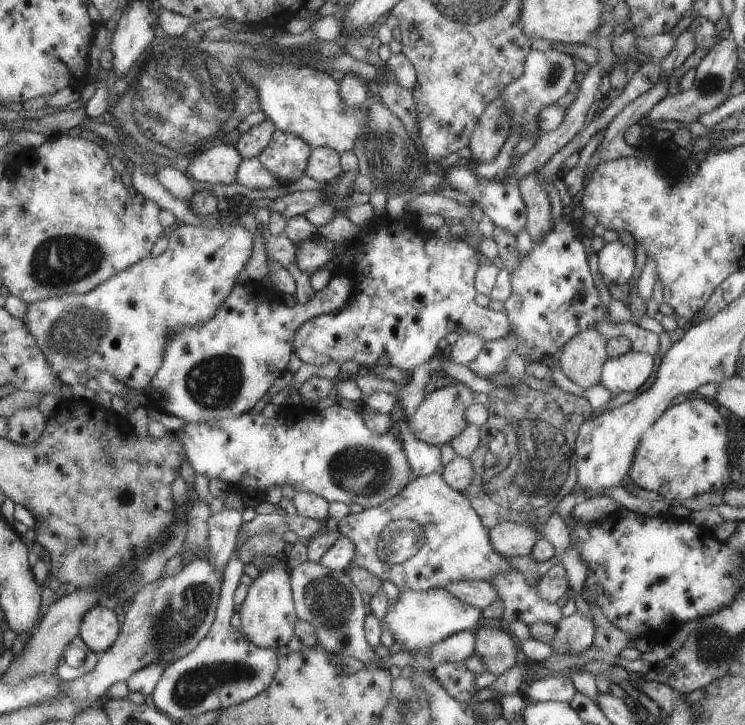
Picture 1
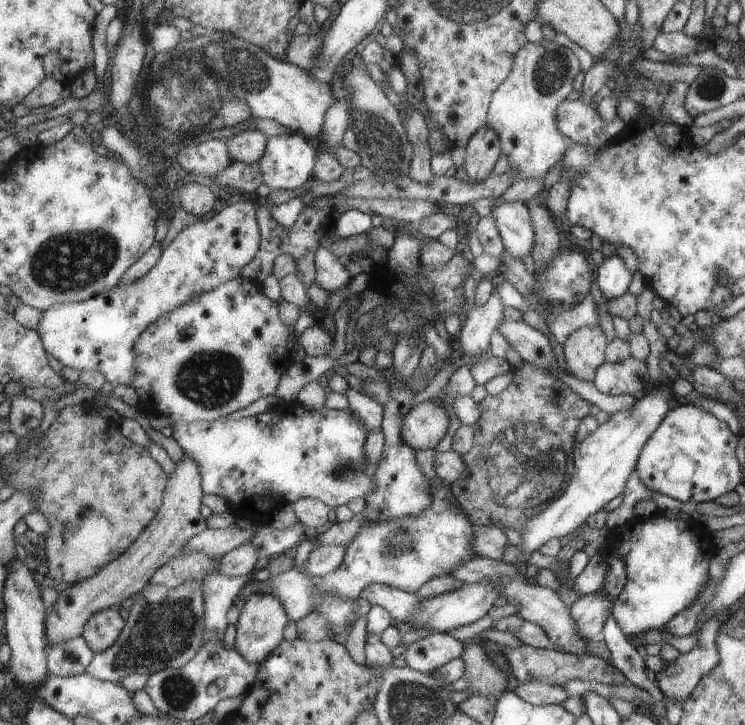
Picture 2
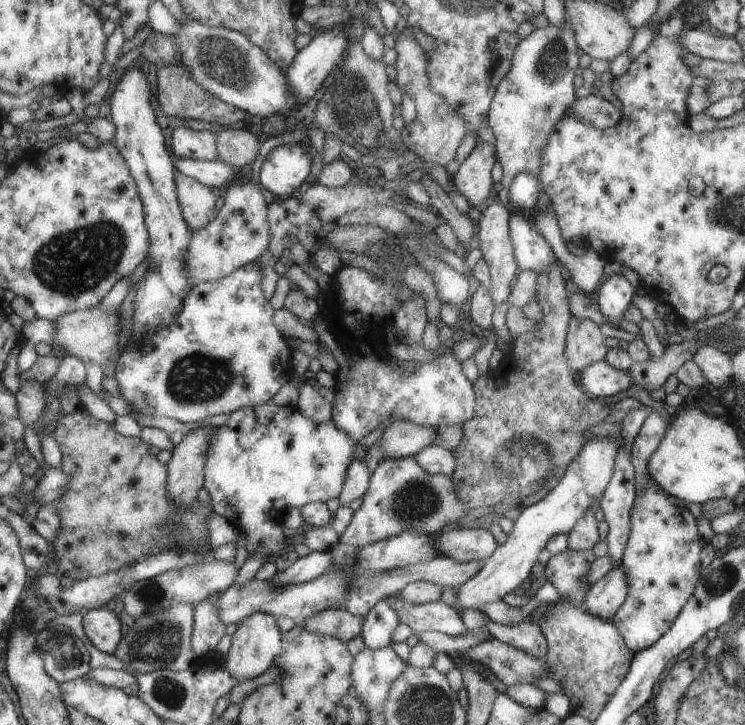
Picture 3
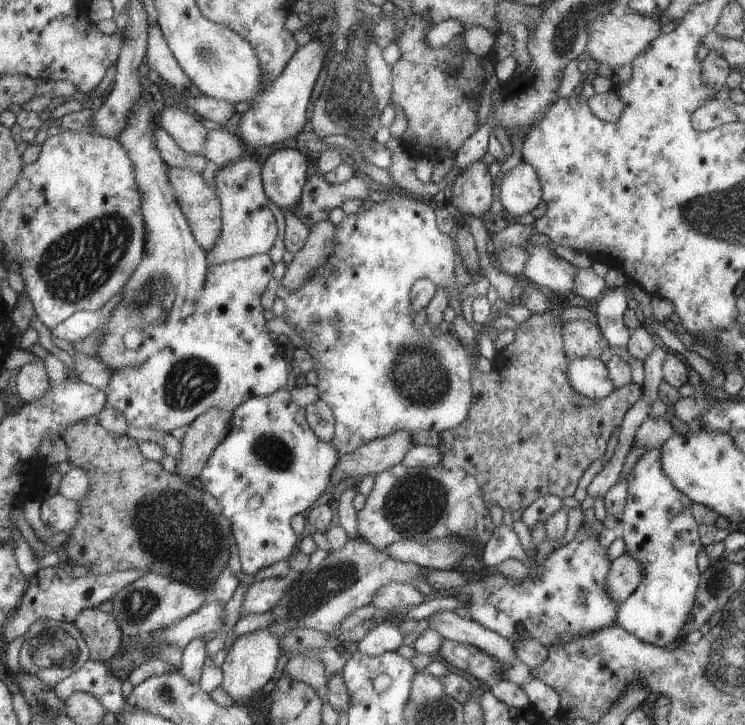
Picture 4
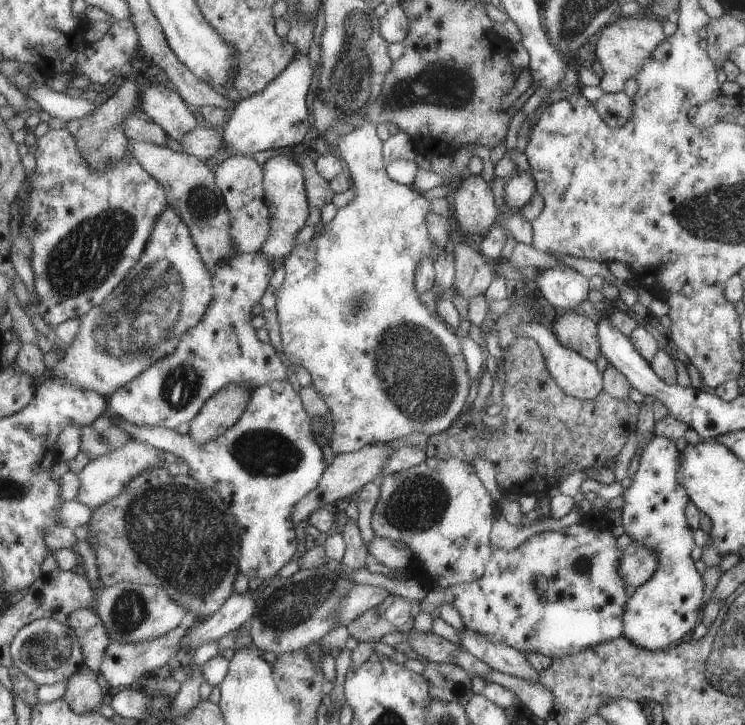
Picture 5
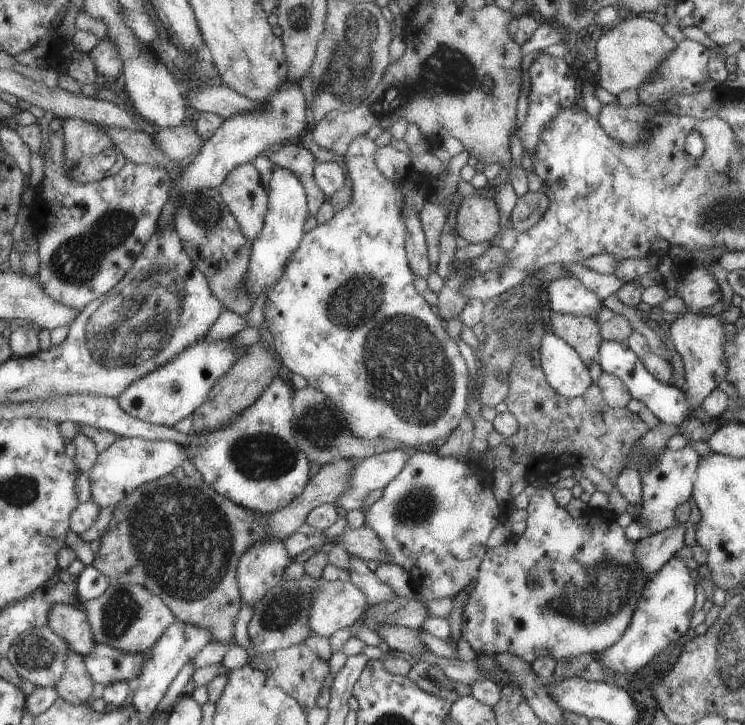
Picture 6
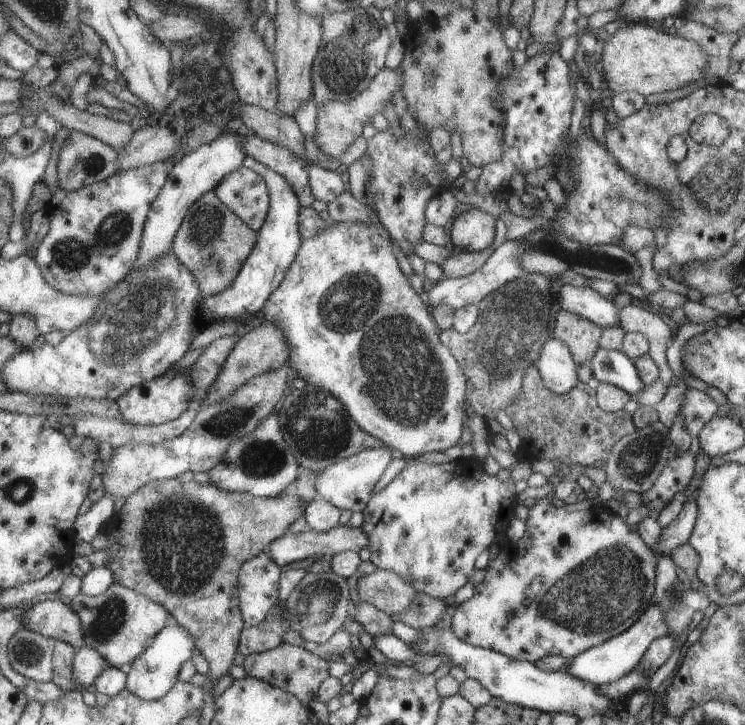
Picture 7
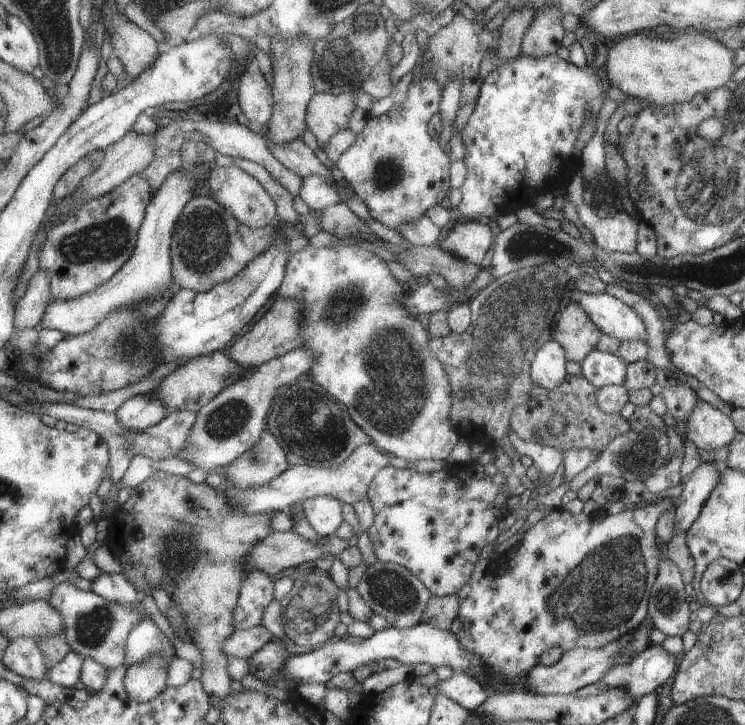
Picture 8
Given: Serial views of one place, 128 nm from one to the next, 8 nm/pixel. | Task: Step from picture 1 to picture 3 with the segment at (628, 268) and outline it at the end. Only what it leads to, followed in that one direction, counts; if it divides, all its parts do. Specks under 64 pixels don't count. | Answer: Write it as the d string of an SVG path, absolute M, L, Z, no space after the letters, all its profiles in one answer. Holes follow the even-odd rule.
M613 275L601 281L594 296L600 307L600 314L610 324L620 324L634 295L635 289L624 275Z

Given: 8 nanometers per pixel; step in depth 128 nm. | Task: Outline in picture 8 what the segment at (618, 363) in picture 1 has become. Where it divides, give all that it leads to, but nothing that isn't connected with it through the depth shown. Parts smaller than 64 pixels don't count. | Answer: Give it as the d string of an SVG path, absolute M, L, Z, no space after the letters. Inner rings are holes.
M546 342L538 351L532 364L532 376L534 385L554 389L558 387L568 376L566 371L565 350L560 343Z

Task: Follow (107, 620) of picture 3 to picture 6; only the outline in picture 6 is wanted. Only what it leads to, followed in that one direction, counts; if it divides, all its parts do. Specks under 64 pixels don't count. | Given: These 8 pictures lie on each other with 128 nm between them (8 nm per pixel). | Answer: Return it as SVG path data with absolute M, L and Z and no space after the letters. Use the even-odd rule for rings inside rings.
M78 604L54 605L49 613L49 626L68 642L72 650L84 656L90 655L98 646L89 615Z

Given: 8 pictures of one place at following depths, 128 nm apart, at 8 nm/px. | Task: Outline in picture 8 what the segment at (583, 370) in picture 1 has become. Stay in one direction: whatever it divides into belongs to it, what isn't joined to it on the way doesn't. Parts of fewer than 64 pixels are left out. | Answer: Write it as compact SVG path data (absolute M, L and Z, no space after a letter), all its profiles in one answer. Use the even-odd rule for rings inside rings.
M568 302L559 314L557 331L553 341L565 350L566 358L582 363L592 353L602 332L580 303Z

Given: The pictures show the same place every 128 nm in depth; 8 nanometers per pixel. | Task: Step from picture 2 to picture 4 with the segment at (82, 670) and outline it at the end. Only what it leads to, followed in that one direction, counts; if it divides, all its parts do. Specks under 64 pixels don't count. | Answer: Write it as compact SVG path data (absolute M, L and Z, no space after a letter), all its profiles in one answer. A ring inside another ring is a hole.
M38 619L25 637L20 654L21 668L28 674L38 674L38 678L50 684L64 682L75 672L80 672L92 658L91 644L76 623Z

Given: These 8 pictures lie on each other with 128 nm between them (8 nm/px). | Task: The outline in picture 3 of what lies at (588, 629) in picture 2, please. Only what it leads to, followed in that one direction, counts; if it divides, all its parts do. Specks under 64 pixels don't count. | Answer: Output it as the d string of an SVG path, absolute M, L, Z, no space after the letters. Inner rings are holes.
M614 568L591 586L586 600L579 606L588 614L610 622L613 621L616 611L626 600L626 595L628 595L628 582L626 582L624 569Z

